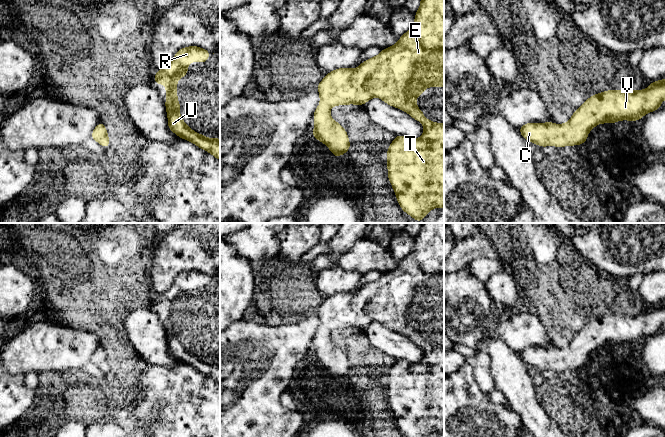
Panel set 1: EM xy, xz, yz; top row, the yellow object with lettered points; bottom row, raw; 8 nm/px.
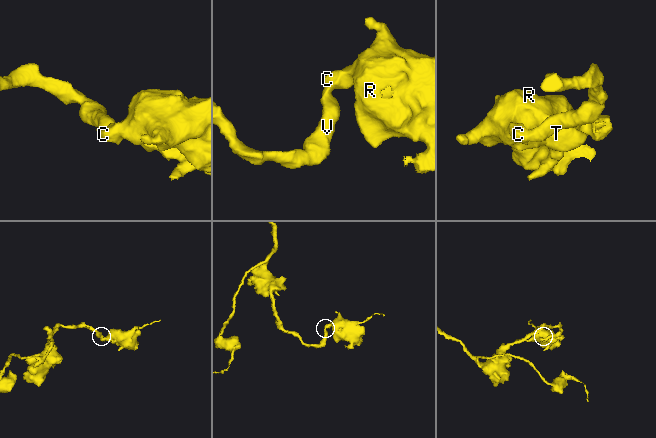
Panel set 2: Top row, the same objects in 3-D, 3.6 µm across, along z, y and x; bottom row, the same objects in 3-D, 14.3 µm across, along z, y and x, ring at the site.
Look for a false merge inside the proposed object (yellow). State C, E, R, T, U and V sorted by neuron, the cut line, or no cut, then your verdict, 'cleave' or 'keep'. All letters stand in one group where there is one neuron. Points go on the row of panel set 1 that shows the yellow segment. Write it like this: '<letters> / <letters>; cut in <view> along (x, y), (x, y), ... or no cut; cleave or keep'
C E R T U V; no cut; keep

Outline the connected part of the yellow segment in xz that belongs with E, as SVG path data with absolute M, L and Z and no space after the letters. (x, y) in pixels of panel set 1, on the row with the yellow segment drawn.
M421 0L413 27L401 35L394 46L383 49L378 56L364 61L357 69L338 68L326 74L317 86L320 105L313 115L316 126L312 130L315 139L322 141L334 157L338 157L350 149L350 142L346 130L330 116L330 108L335 105L364 105L372 97L378 97L420 121L424 133L419 139L398 135L387 150L388 179L397 195L397 201L402 210L418 222L433 208L444 207L444 123L433 123L425 119L424 113L416 106L416 96L423 95L425 87L444 87L444 0Z

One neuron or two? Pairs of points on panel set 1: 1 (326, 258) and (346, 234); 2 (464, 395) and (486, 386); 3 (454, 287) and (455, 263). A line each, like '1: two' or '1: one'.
1: one
2: two
3: two

